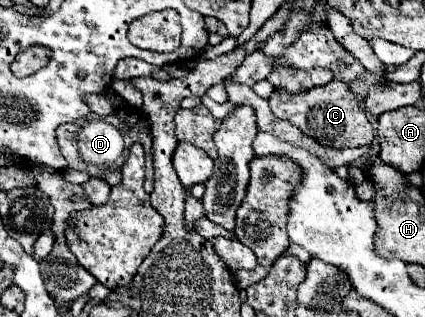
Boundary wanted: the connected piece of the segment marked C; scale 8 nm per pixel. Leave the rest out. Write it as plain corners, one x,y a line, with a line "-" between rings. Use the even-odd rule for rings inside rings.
331,81
323,87
313,87
299,95
285,95
285,93
273,91
273,95
269,97
269,107
275,117
293,123
307,137
315,139
321,145
329,145
335,149
365,147
375,137
373,127
367,121
365,113
359,109
355,95
351,93
351,89
345,83
339,83
339,81

